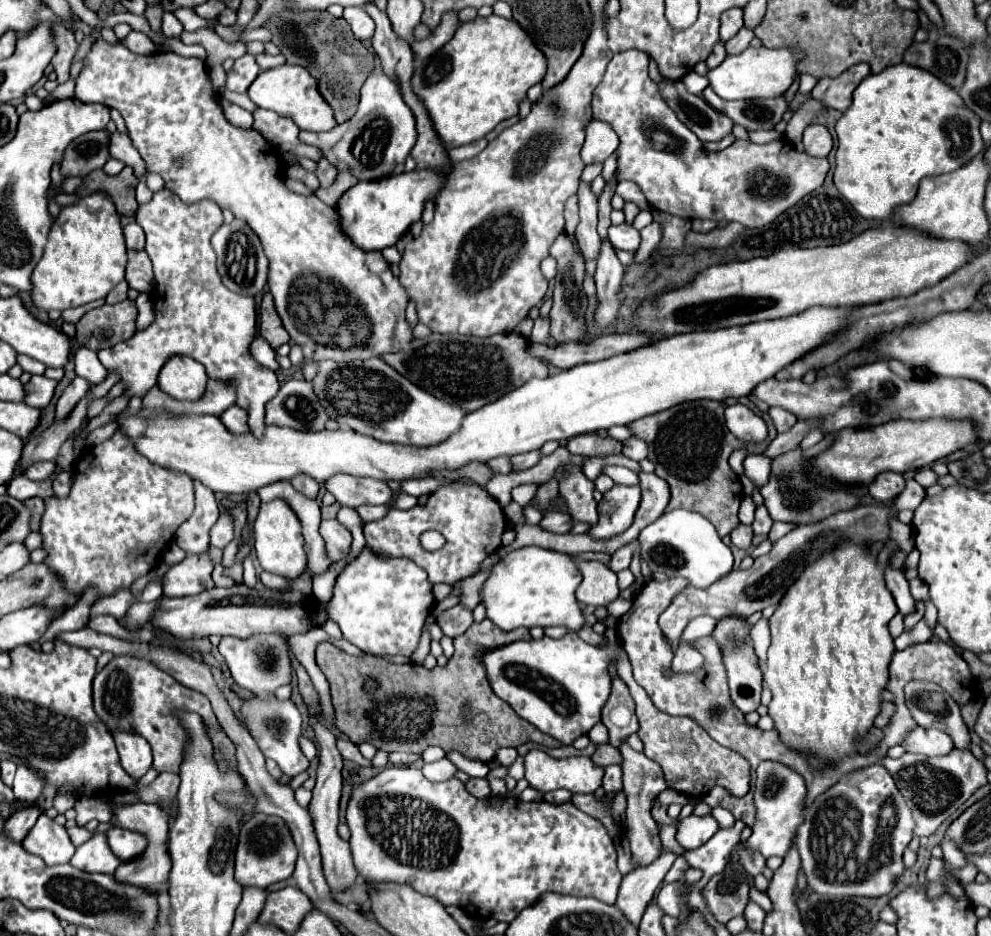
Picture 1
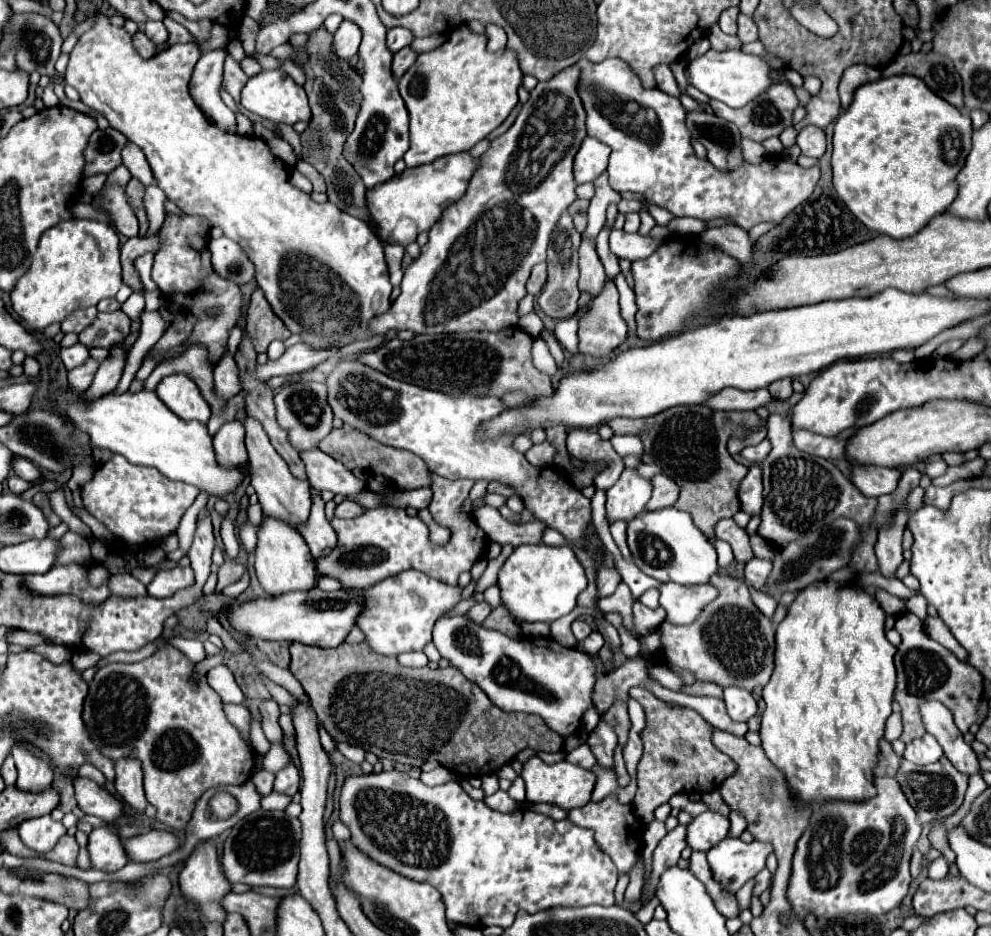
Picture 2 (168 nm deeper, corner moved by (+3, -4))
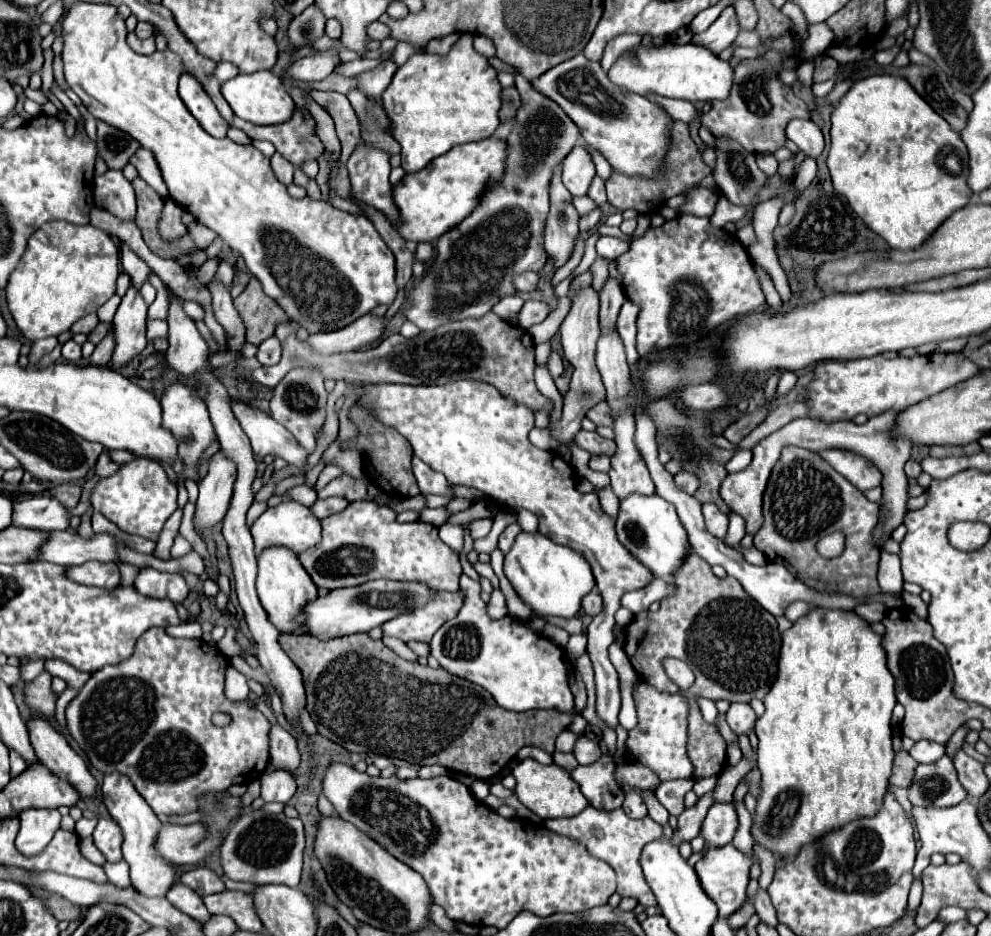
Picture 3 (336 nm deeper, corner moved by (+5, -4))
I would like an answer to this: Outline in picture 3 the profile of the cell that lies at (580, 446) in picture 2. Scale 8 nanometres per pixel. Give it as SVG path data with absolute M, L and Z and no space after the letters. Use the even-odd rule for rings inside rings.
M583 429L573 437L573 443L579 445L581 449L589 451L591 455L611 457L615 453L615 443L611 439L603 439L599 433L589 433L589 431L583 431Z

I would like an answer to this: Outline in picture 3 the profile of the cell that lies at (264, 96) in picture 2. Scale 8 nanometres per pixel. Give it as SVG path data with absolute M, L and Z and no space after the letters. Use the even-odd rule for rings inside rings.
M273 71L239 73L237 77L233 77L221 85L221 93L227 99L227 103L231 105L235 115L239 115L245 121L257 123L257 125L283 123L295 111L295 103L291 99L291 95L287 93L281 77L277 77Z

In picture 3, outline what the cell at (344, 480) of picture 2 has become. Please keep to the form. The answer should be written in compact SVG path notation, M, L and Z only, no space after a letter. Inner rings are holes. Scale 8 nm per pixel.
M231 399L231 409L245 434L253 452L262 457L273 454L285 459L289 465L305 467L309 453L295 441L295 437L277 421L269 419L261 409L251 409L239 399Z

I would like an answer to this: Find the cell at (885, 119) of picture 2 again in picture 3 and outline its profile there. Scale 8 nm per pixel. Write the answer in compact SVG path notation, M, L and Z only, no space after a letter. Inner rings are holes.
M869 75L857 79L841 97L831 115L831 149L827 167L833 187L847 199L863 223L883 237L893 249L919 247L953 211L971 203L967 187L969 157L961 135L909 87L907 79L893 75Z

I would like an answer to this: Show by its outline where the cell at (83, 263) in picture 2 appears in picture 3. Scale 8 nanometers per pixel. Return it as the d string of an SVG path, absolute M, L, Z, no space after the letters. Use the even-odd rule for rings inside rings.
M51 221L31 235L27 251L21 257L21 265L11 273L7 283L7 305L17 327L27 339L37 341L41 337L61 335L63 331L69 331L69 327L79 317L97 311L97 307L101 307L107 299L115 295L117 275L119 249L105 231L93 225L69 225L63 221Z

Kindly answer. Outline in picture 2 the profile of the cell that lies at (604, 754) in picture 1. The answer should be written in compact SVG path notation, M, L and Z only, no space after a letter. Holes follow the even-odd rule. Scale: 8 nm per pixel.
M579 745L577 749L565 753L565 759L567 759L569 763L575 763L575 765L583 767L583 769L591 769L591 767L597 763L597 761L595 761L595 755L591 755L591 749L589 749L587 745Z

